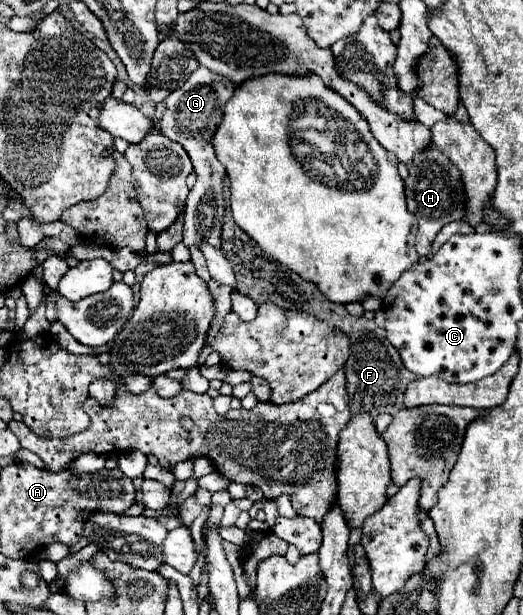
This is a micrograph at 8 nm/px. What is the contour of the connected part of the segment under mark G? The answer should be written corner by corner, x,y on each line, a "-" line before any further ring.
199,66
189,80
171,92
165,98
167,110
165,116
161,118
161,132
169,136
171,140
179,142
191,162
193,170
197,172
197,184
189,192
187,206
185,206
185,216
183,216
183,244
185,246
199,246
203,242
221,248
221,222
223,222
223,212
225,212
225,200
223,200
223,178
225,178
225,168
217,160
213,146
211,146
211,134
215,132
215,126
219,126
219,118
223,114
223,106
227,98
231,98
235,90
235,84
227,78
221,78
219,74
213,74
211,70

